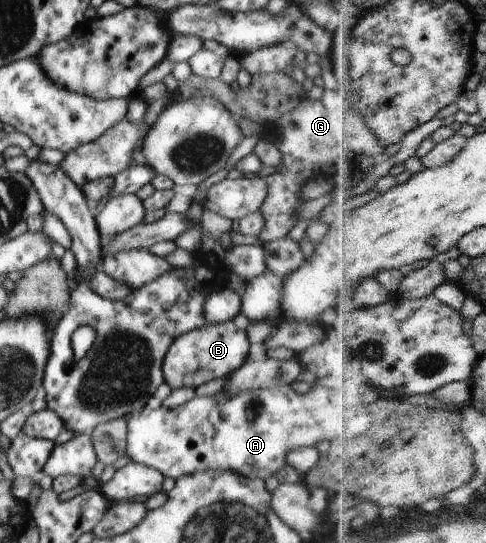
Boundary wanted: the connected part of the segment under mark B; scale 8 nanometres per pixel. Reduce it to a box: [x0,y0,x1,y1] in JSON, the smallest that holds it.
[162,320,250,389]

